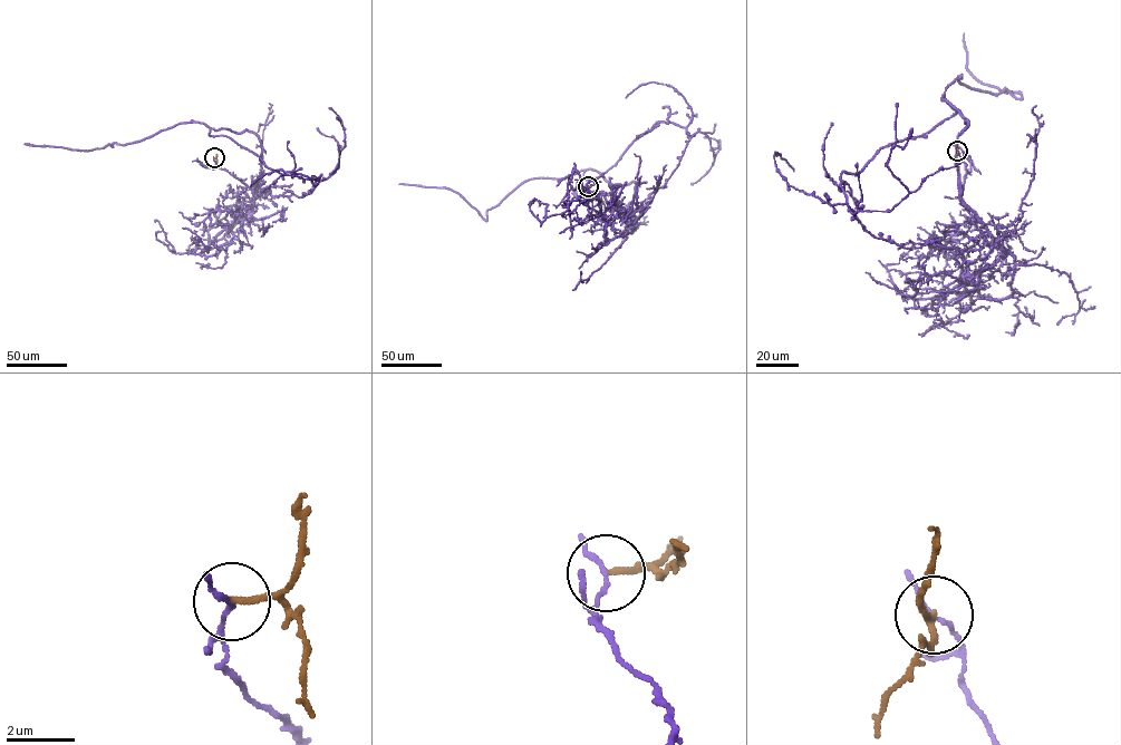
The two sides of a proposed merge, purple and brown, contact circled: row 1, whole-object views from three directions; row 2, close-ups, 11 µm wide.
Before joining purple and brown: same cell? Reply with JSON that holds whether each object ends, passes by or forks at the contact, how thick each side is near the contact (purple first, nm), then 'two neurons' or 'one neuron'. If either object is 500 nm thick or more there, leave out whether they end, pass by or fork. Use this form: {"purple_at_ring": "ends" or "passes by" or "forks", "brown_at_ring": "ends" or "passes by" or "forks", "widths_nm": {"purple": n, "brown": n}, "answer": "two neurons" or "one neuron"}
{"purple_at_ring": "passes by", "brown_at_ring": "ends", "widths_nm": {"purple": 110, "brown": 190}, "answer": "two neurons"}

